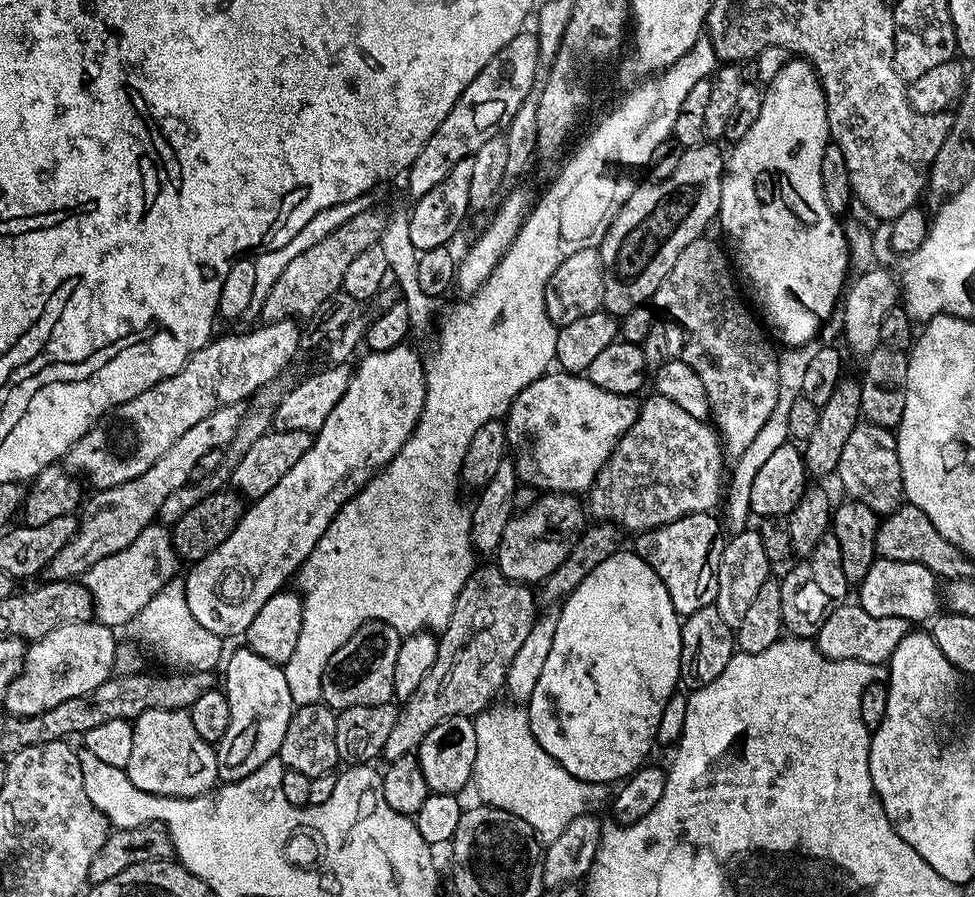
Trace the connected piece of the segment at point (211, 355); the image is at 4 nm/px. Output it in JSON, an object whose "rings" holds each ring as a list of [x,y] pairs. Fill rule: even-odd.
{"rings":[[[291,319],[270,320],[259,326],[249,332],[209,339],[203,348],[189,355],[178,374],[113,408],[74,442],[66,457],[67,471],[80,478],[85,476],[96,490],[122,486],[122,482],[130,482],[150,470],[206,414],[214,414],[221,404],[239,404],[267,389],[271,385],[268,383],[301,351],[301,325]]]}

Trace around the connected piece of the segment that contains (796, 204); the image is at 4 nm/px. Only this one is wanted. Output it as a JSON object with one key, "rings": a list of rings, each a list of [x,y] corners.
{"rings":[[[790,58],[786,62],[786,66],[782,66],[782,70],[778,70],[778,74],[774,74],[774,78],[767,81],[763,93],[762,111],[758,113],[754,126],[750,126],[746,138],[737,140],[731,145],[732,153],[730,151],[727,153],[718,219],[727,242],[729,240],[740,251],[736,260],[734,256],[734,264],[738,272],[738,267],[740,267],[740,272],[744,275],[745,282],[748,283],[748,292],[752,295],[753,300],[751,303],[755,305],[758,312],[758,307],[760,307],[759,315],[762,317],[763,323],[771,329],[774,336],[774,331],[776,331],[775,339],[777,341],[780,339],[781,345],[787,346],[789,349],[797,349],[801,345],[815,341],[825,321],[838,308],[838,301],[841,299],[846,288],[846,281],[849,279],[847,240],[844,237],[843,227],[838,223],[834,213],[826,206],[826,198],[822,194],[822,154],[830,143],[830,133],[828,130],[828,103],[824,97],[824,88],[820,84],[820,77],[816,75],[816,69],[803,58]]]}

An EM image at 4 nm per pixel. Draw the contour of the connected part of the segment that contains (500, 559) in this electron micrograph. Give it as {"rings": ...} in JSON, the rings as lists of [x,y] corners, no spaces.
{"rings":[[[566,492],[540,494],[532,506],[517,511],[506,522],[502,542],[494,553],[495,567],[507,580],[517,580],[520,584],[539,585],[547,576],[554,574],[570,554],[577,536],[586,527],[586,508],[575,495]]]}

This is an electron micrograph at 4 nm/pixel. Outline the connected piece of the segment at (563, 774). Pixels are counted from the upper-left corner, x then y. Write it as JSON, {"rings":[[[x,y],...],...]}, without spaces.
{"rings":[[[516,702],[500,703],[493,703],[474,720],[478,738],[478,754],[472,771],[474,789],[481,801],[492,802],[496,796],[496,780],[508,780],[508,812],[534,825],[537,837],[551,838],[571,820],[585,815],[587,808],[584,807],[592,800],[593,785],[574,778],[538,746],[538,738],[530,730],[527,707]]]}

